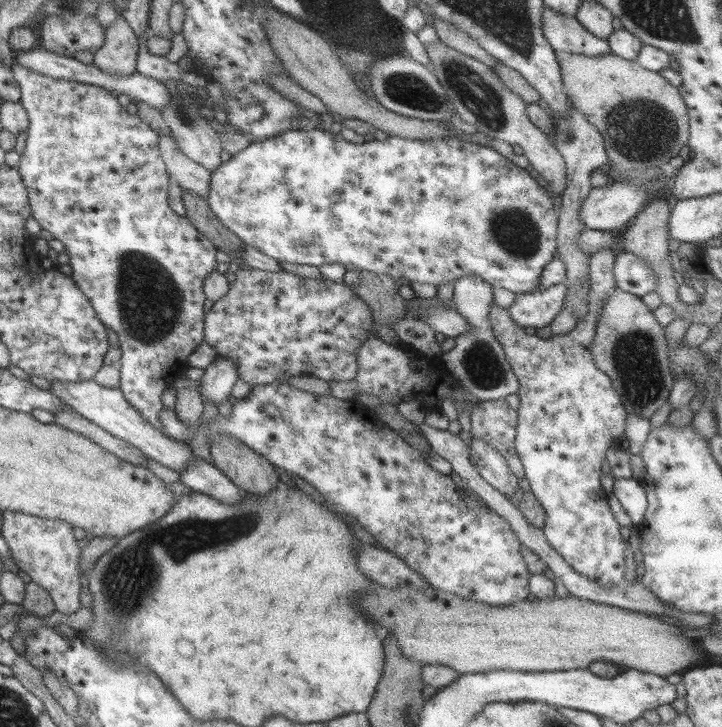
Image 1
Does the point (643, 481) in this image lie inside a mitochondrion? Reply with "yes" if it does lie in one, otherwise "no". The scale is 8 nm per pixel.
no

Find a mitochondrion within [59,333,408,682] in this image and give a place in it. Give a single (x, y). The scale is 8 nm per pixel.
(128, 578)

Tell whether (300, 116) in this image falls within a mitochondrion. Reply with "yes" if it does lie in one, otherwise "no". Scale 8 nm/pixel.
no

